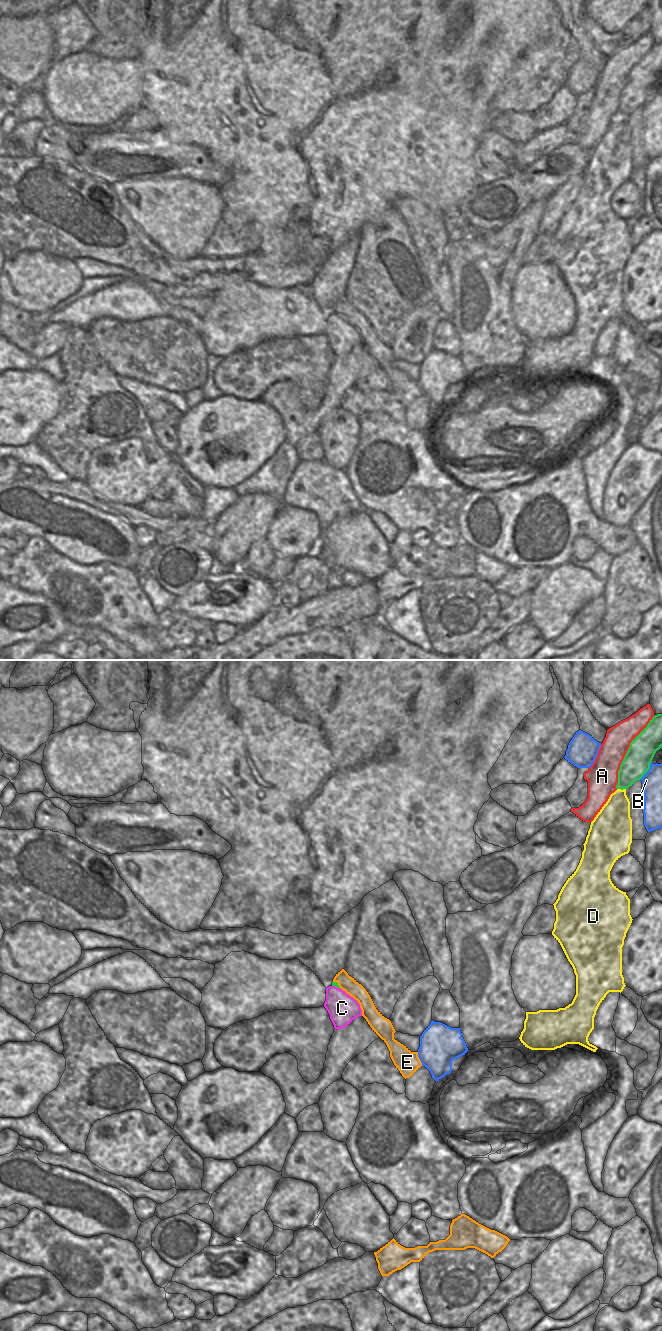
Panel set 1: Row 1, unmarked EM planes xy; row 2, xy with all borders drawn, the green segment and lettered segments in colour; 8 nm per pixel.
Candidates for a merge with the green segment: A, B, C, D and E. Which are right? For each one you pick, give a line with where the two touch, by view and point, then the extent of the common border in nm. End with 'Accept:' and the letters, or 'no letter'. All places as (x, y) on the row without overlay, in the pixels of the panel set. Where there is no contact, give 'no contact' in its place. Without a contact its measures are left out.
C: xy (336, 314) | 80 nm
Accept: C

